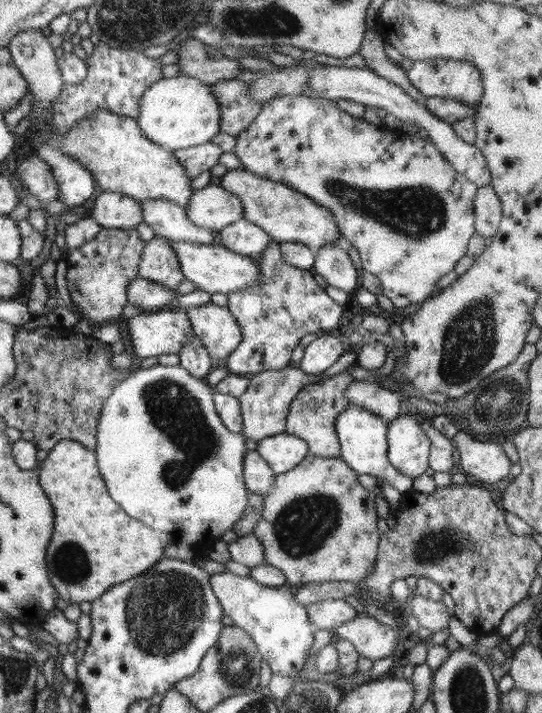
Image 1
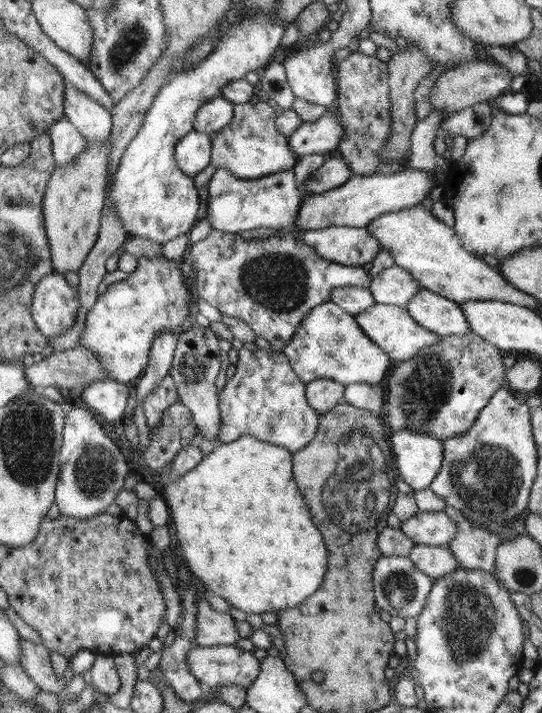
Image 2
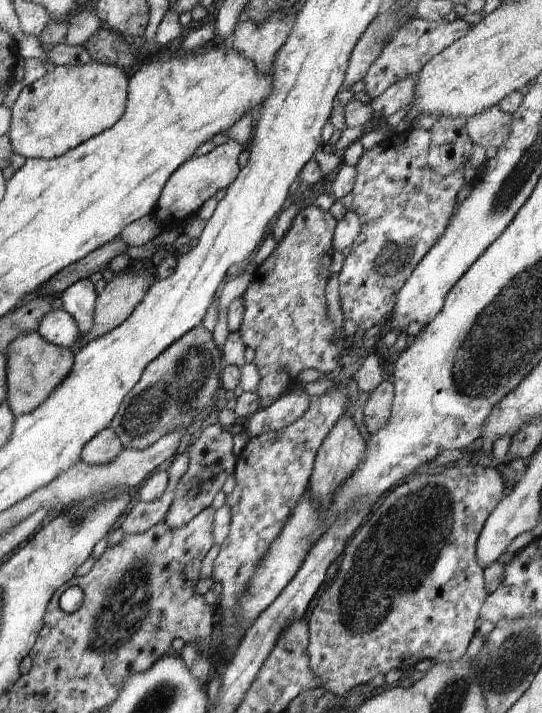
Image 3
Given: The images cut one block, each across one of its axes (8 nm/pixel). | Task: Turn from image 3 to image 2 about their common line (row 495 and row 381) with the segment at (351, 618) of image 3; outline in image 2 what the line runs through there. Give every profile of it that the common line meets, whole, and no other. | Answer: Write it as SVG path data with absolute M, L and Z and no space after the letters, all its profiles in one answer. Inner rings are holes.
M471 331L464 336L442 336L438 344L420 350L415 358L398 364L394 363L386 376L388 395L384 396L382 420L393 432L410 429L420 431L422 434L428 433L441 441L462 435L468 432L468 428L472 428L472 424L476 422L476 416L490 402L496 390L505 386L506 370L500 349L478 334Z

